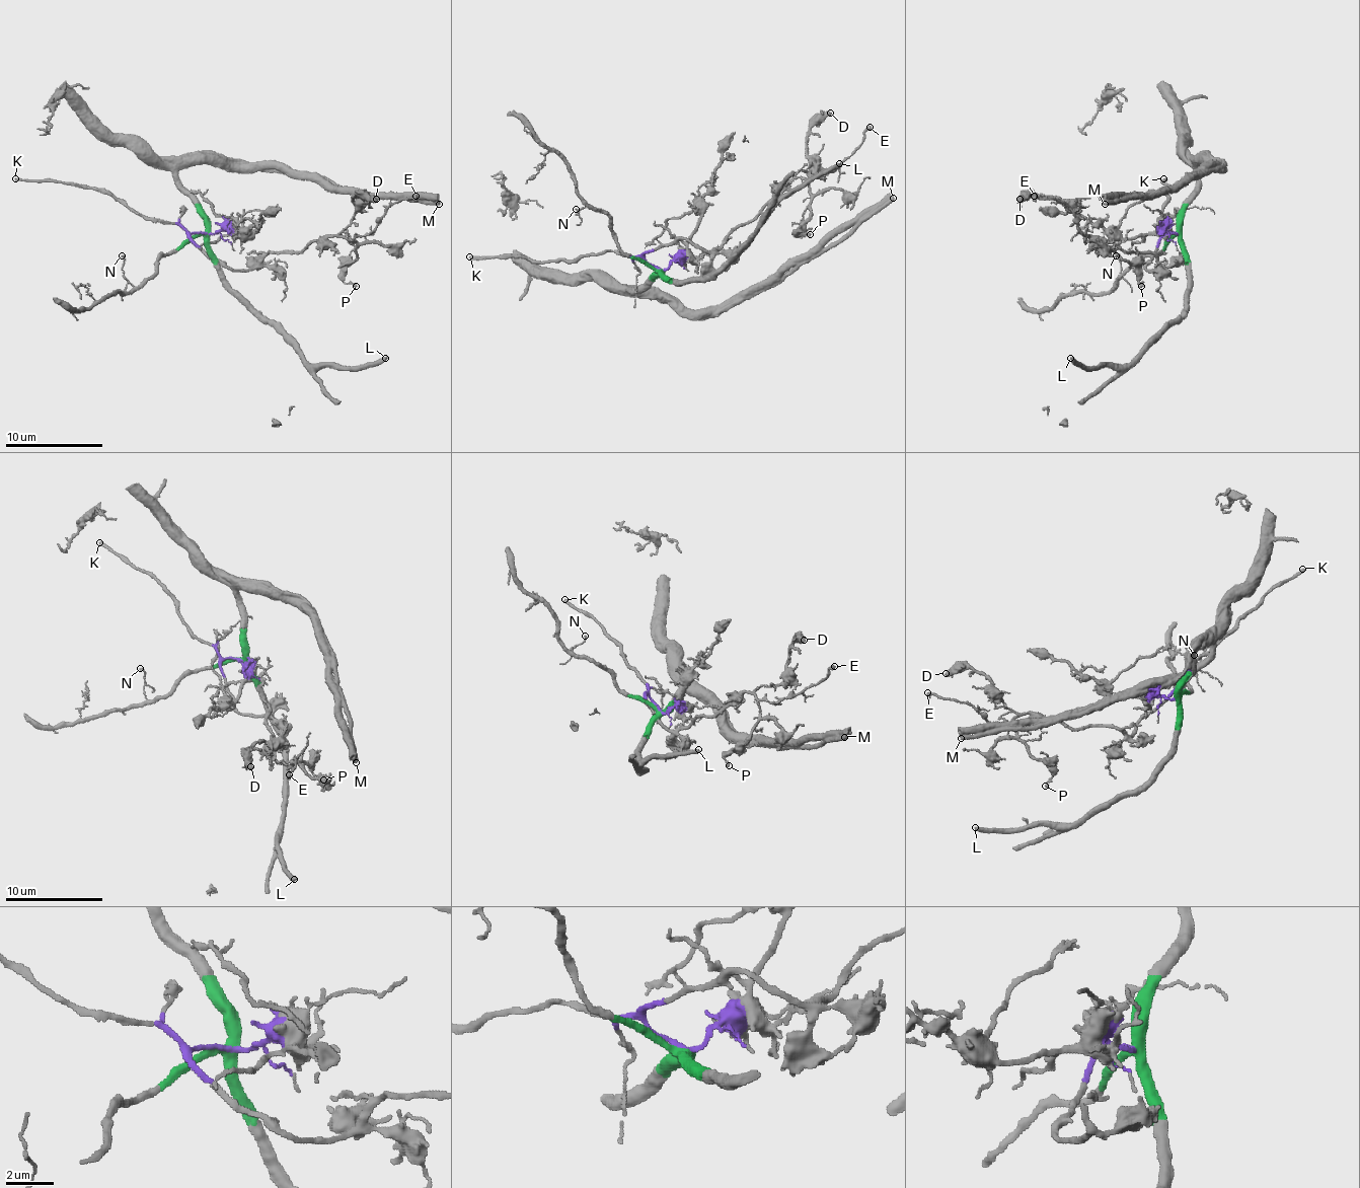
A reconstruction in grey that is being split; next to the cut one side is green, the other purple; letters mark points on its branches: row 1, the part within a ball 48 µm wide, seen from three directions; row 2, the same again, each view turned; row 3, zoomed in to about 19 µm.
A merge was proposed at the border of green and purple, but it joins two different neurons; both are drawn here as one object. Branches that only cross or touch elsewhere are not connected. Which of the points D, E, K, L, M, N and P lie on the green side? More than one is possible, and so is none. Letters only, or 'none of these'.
L, M, N

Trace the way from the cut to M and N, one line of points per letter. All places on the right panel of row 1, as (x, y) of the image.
M: (1177, 234), (1199, 168), (1204, 163), (1216, 168), (1180, 188), (1121, 193), (1104, 205)
N: (1177, 234), (1152, 253), (1140, 255), (1119, 278), (1116, 288), (1114, 283), (1121, 276), (1121, 261), (1116, 255)

